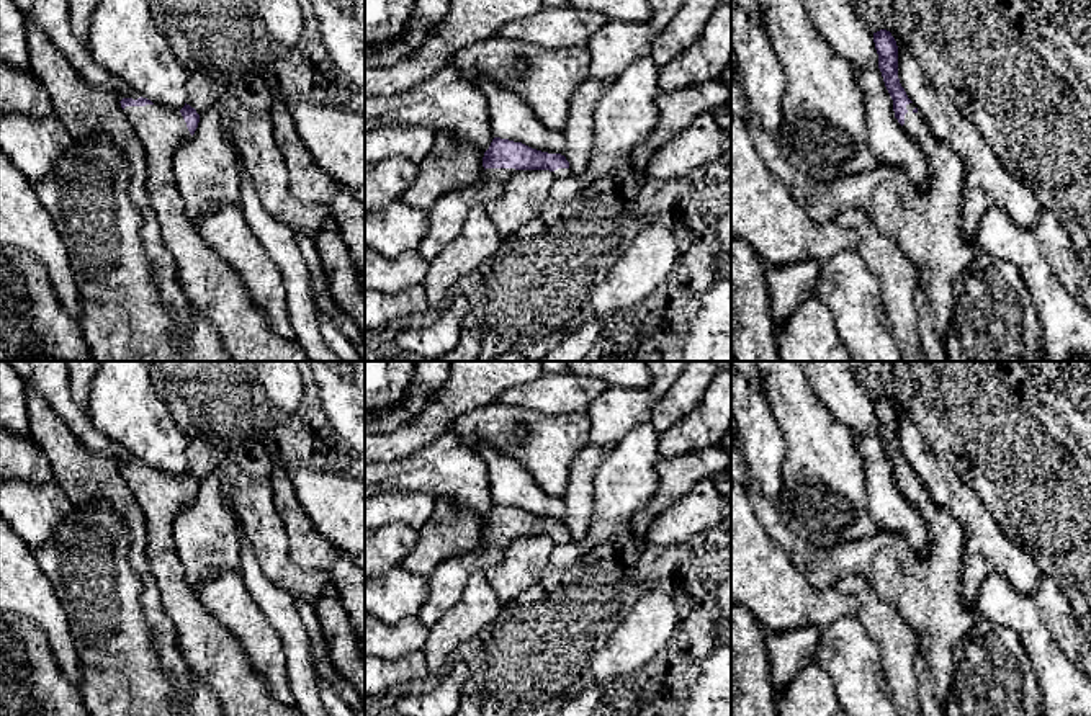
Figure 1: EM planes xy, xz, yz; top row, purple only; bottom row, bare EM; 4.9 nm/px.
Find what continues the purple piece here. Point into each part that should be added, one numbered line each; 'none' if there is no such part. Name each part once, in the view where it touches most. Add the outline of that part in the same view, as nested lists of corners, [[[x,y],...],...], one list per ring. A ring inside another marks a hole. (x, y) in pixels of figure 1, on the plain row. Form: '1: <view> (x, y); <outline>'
1: xz (501, 541); [[[486,535],[484,541],[502,551],[510,541],[514,541],[517,538],[519,536],[515,536],[515,535]]]

